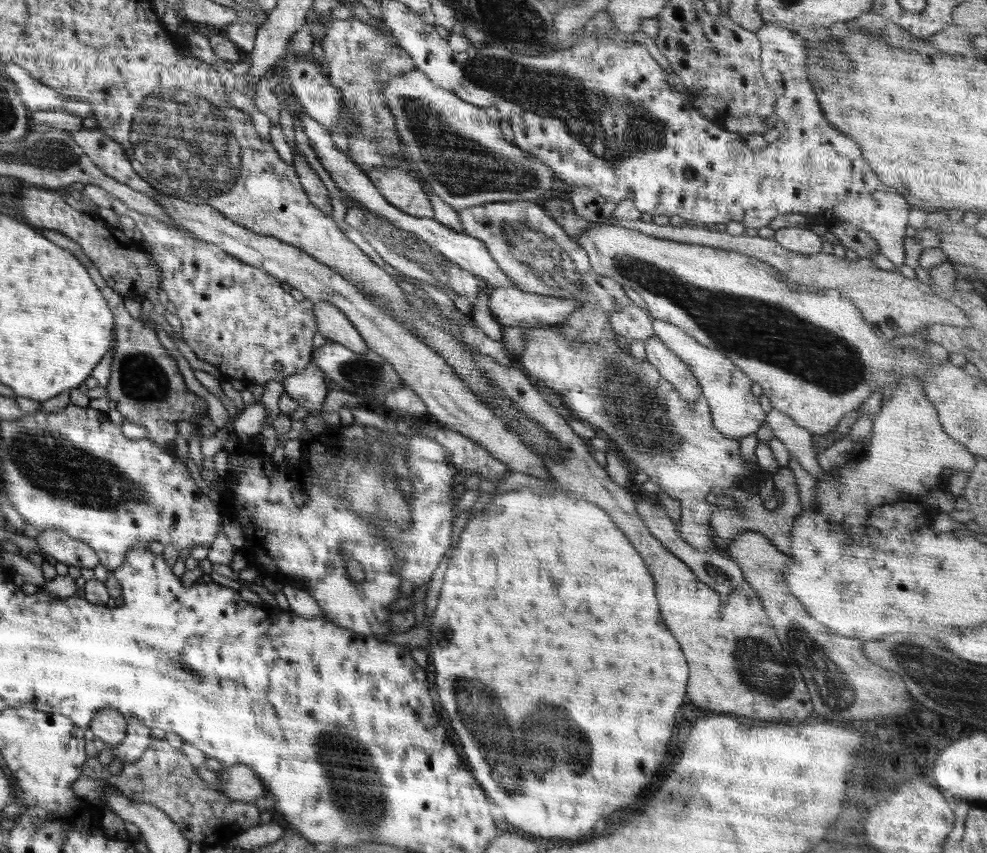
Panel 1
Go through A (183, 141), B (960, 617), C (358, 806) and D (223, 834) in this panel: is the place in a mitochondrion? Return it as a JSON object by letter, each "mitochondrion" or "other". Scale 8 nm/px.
{"A":"mitochondrion","B":"other","C":"mitochondrion","D":"other"}

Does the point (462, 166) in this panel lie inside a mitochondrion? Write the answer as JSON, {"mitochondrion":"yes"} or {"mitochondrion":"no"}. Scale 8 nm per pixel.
{"mitochondrion":"yes"}

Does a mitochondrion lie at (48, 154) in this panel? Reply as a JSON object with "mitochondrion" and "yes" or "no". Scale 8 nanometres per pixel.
{"mitochondrion":"yes"}

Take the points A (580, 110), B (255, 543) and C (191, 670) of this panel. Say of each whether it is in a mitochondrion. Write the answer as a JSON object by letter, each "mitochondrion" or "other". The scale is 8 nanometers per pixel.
{"A":"mitochondrion","B":"other","C":"mitochondrion"}

